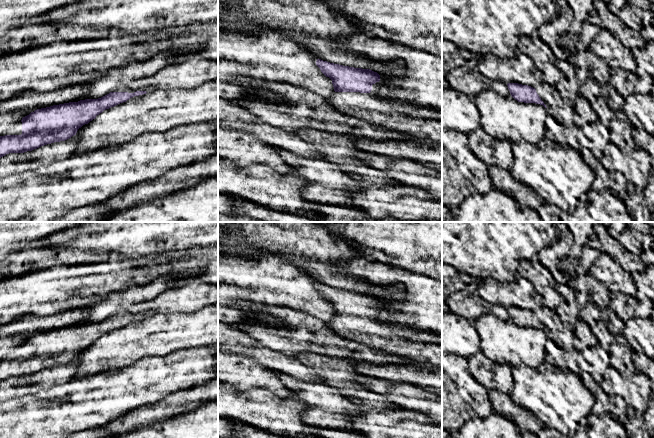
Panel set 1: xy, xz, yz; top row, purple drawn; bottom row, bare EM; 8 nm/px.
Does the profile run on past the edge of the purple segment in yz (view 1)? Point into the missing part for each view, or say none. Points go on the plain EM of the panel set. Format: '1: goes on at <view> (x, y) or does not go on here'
1: goes on at yz (562, 336)

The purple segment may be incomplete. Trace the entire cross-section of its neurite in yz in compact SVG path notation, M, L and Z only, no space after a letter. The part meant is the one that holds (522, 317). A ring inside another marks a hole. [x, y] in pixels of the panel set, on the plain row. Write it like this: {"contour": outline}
{"contour": "M542 306L536 312L518 307L508 307L511 320L518 326L536 327L548 333L557 346L569 353L574 349L575 334L561 322L555 310Z"}

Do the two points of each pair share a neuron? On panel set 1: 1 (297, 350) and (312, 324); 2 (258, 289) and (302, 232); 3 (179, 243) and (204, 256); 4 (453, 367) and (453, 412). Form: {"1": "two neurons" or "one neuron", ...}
{"1": "one neuron", "2": "two neurons", "3": "two neurons", "4": "one neuron"}

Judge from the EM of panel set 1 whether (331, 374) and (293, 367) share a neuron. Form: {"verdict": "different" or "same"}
{"verdict": "different"}

